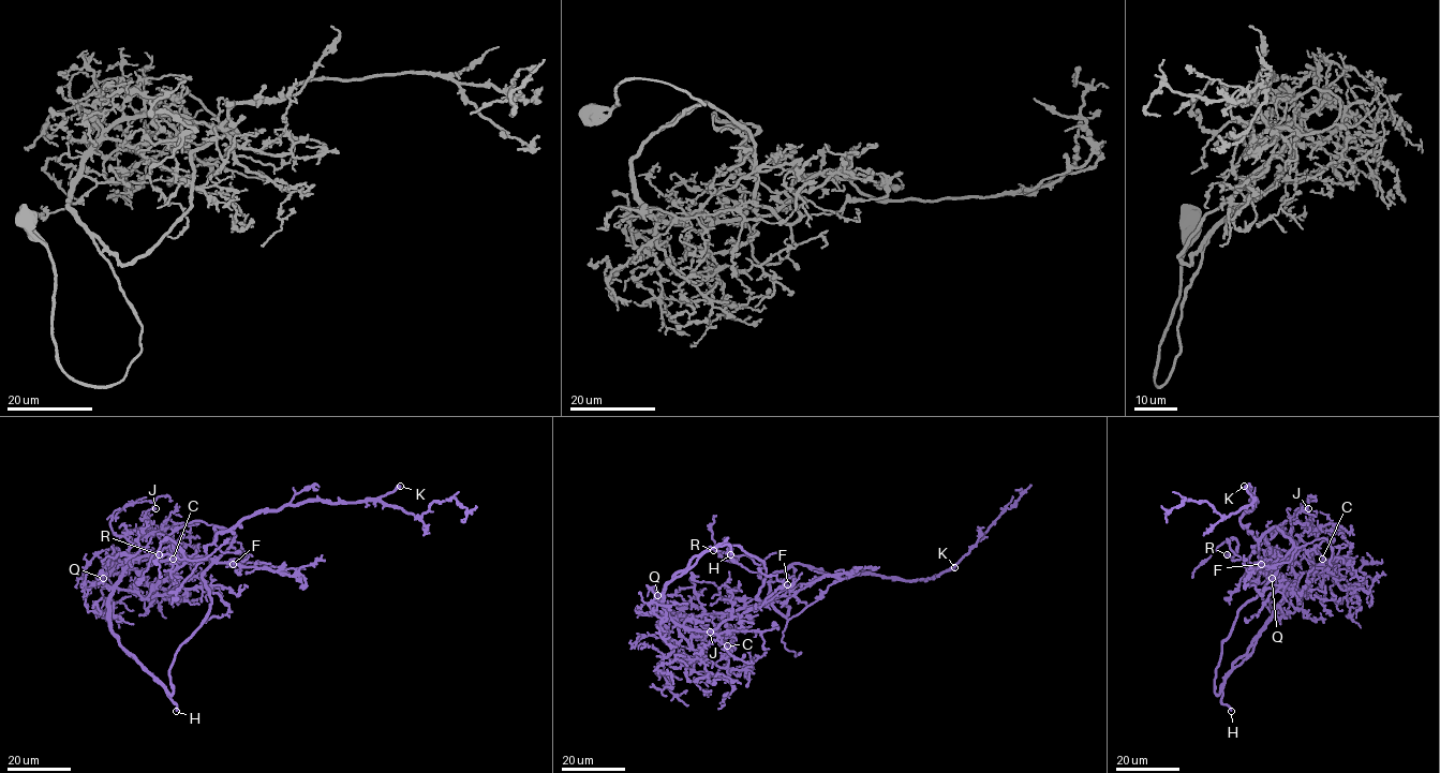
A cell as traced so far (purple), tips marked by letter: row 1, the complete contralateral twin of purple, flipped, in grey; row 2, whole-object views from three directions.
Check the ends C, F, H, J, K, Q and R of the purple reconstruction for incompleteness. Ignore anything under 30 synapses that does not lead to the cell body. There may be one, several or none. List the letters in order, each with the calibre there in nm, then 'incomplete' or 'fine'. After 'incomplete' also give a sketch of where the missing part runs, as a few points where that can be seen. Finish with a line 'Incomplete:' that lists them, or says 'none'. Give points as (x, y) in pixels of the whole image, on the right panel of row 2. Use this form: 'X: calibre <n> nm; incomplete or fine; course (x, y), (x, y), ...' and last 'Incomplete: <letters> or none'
C: calibre 160 nm; fine
F: calibre 220 nm; incomplete; course (1261, 564), (1243, 584), (1244, 597)
H: calibre 240 nm; incomplete; course (1231, 711), (1220, 752), (1211, 762), (1210, 753), (1217, 733), (1241, 704), (1252, 671), (1262, 660), (1257, 640)
J: calibre 170 nm; fine
K: calibre 480 nm; incomplete; course (1244, 486), (1220, 508), (1214, 521), (1215, 531)
Q: calibre 220 nm; fine
R: calibre 550 nm; fine
Incomplete: F, H, K

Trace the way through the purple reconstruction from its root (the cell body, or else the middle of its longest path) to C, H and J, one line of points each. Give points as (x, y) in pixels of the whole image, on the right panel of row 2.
C: (1277, 528), (1293, 545), (1279, 559), (1292, 556), (1296, 574), (1327, 569), (1339, 561), (1322, 559)
H: (1277, 528), (1293, 548), (1238, 610), (1222, 643), (1214, 689), (1222, 688), (1221, 702), (1231, 711)
J: (1277, 528), (1293, 545), (1279, 559), (1290, 560), (1300, 536), (1316, 531), (1308, 508)

